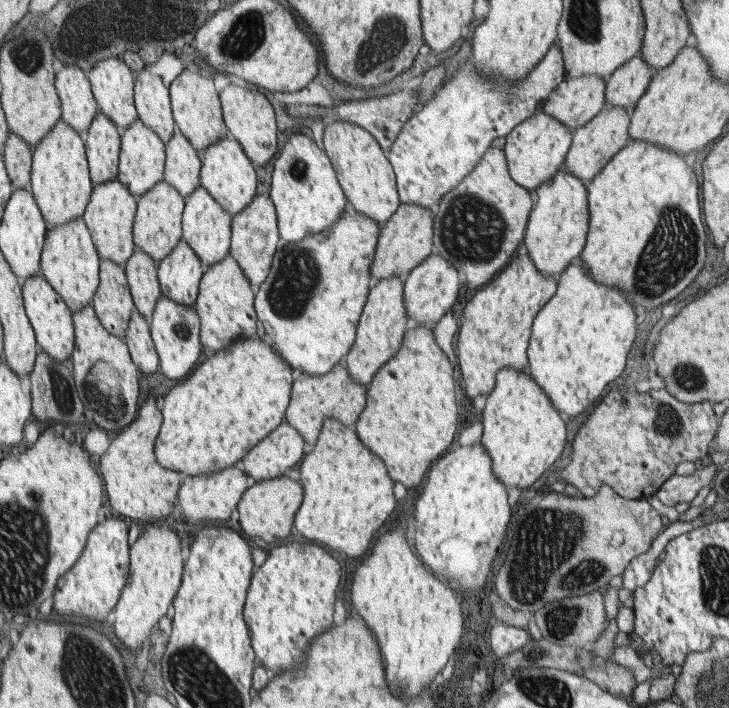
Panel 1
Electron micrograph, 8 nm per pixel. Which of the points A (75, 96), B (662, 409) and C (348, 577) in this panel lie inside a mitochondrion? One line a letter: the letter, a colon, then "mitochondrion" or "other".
A: other
B: mitochondrion
C: other

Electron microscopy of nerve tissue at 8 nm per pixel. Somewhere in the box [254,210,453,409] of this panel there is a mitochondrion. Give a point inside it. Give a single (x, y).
(297, 274)

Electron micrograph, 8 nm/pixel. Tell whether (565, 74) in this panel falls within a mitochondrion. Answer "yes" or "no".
no

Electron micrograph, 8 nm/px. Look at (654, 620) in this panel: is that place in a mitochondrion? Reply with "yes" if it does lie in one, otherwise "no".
no

